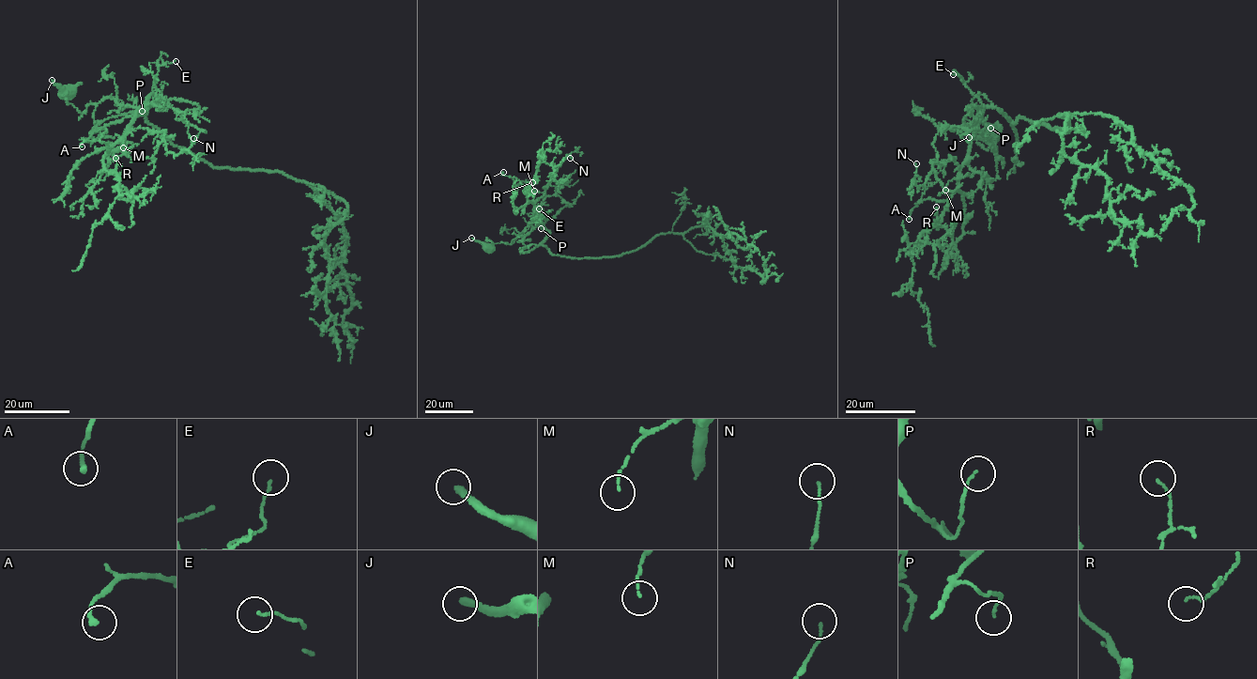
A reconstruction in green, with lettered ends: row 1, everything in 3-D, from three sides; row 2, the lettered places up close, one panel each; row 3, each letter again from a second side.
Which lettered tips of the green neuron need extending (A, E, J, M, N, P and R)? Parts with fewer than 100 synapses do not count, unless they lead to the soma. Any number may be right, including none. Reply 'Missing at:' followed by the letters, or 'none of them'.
Missing at: none of them

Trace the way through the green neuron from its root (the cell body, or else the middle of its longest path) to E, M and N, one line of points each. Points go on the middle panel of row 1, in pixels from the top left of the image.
E: (488, 246), (486, 244), (489, 240), (512, 244), (536, 218), (539, 226), (532, 218), (539, 208)
M: (488, 246), (486, 244), (489, 240), (512, 244), (535, 217), (534, 191)
N: (488, 246), (489, 240), (510, 244), (519, 236), (535, 217), (536, 201), (562, 161), (570, 158)

